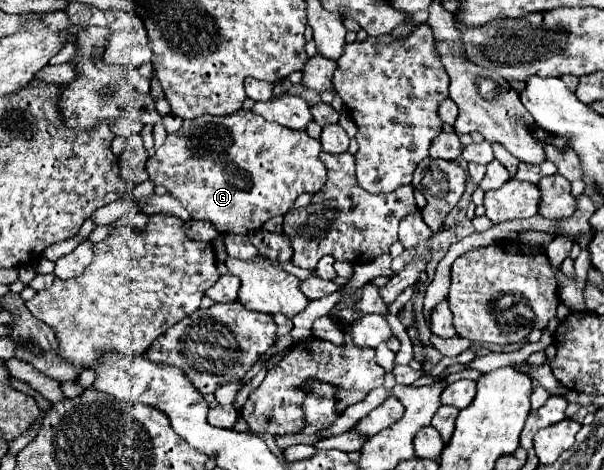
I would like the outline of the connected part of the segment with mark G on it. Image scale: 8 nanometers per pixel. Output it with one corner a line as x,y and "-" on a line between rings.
237,111
227,117
203,115
185,121
183,127
167,135
165,143
147,159
149,181
167,187
167,191
181,201
193,219
205,219
215,225
219,233
249,235
263,227
269,217
285,215
295,199
303,193
317,193
327,179
325,165
319,161
321,143
311,139
307,131
291,131
277,123
265,121
253,111

